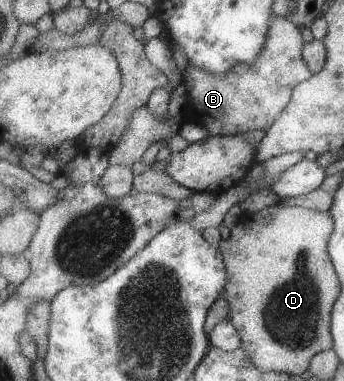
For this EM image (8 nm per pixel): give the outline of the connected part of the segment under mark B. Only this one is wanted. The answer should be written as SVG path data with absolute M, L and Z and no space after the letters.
M274 16L267 44L257 60L250 65L235 65L228 77L222 74L213 76L188 63L183 83L186 102L180 111L183 123L202 124L212 136L268 131L291 103L296 87L314 75L303 56L302 28L291 19Z

